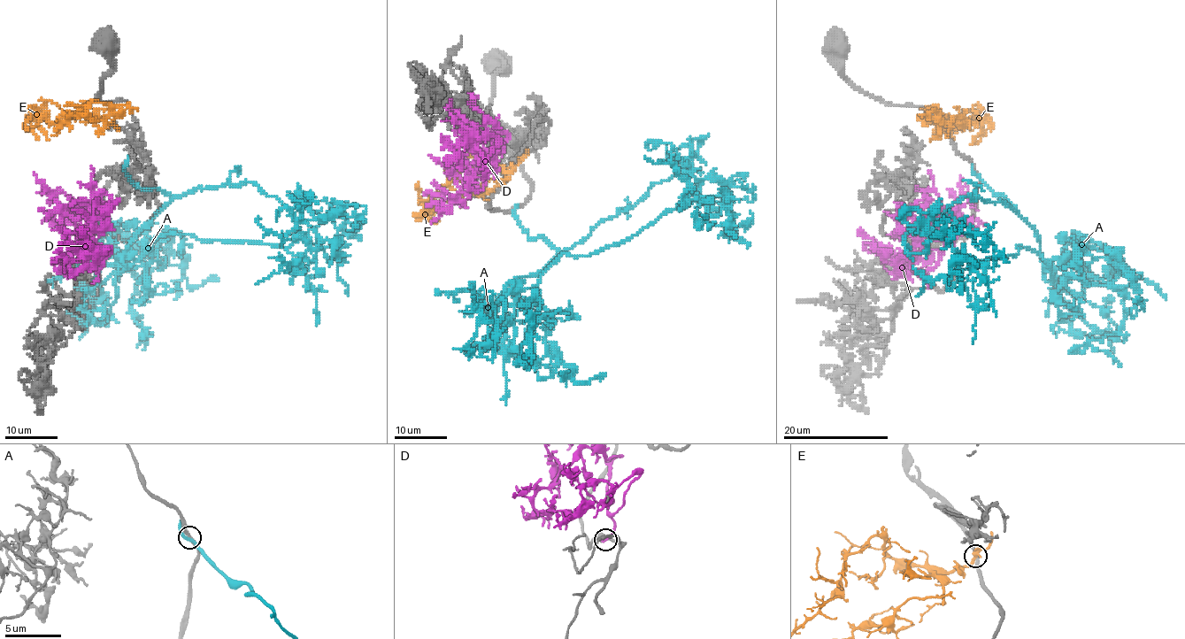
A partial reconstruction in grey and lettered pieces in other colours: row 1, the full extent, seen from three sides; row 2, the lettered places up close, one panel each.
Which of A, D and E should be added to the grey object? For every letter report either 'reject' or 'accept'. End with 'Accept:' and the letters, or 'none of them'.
A: reject
D: accept
E: reject
Accept: D

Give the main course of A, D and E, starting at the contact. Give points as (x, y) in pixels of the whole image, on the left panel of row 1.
A: (124, 165), (139, 187), (171, 198), (136, 234), (124, 270), (172, 232), (288, 248), (334, 240), (349, 296)
D: (94, 282), (97, 276), (94, 229), (80, 233), (57, 206), (69, 211), (61, 211), (55, 193), (33, 173)
E: (129, 105), (91, 102), (87, 110), (69, 119), (63, 115), (53, 123), (36, 112), (47, 101), (60, 107)

